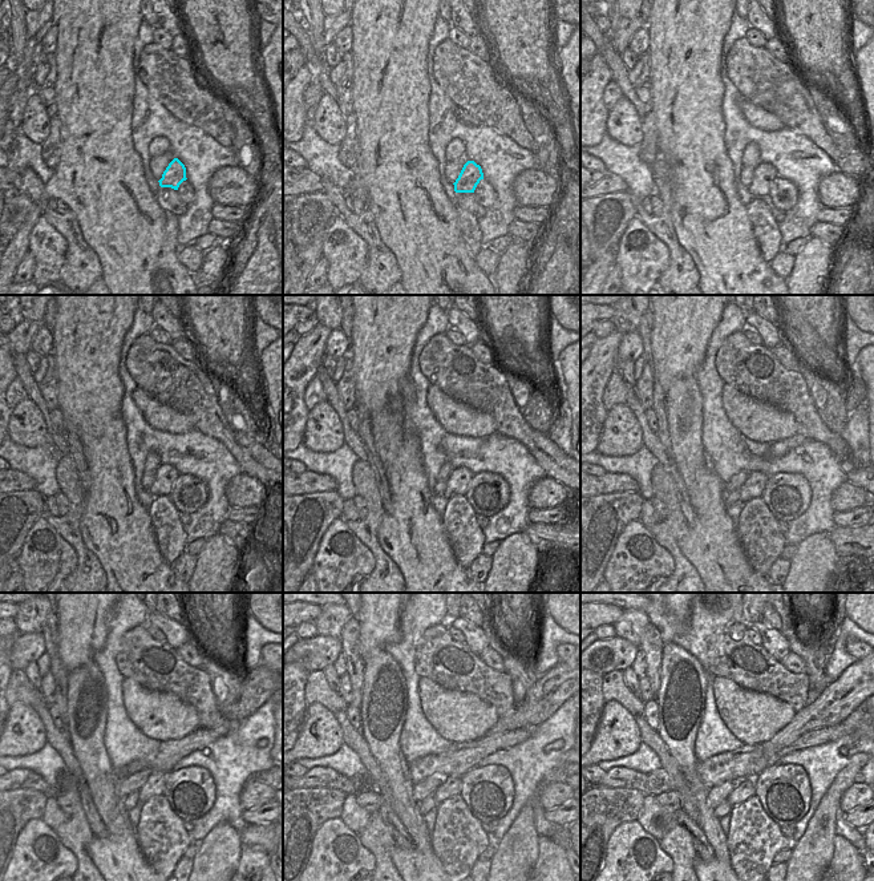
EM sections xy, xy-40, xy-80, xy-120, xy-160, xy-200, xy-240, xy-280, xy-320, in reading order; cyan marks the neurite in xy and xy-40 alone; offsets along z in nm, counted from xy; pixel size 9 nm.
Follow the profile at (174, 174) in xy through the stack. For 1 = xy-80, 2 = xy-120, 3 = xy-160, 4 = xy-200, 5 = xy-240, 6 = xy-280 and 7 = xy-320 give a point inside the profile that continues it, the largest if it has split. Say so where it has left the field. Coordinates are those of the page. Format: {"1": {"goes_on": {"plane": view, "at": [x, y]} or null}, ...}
{"1": {"goes_on": {"plane": "xy-80", "at": [764, 174]}}, "2": {"goes_on": {"plane": "xy-120", "at": [165, 476]}}, "3": {"goes_on": {"plane": "xy-160", "at": [458, 480]}}, "4": {"goes_on": {"plane": "xy-200", "at": [753, 487]}}, "5": {"goes_on": {"plane": "xy-240", "at": [154, 785]}}, "6": {"goes_on": {"plane": "xy-280", "at": [450, 787]}}, "7": {"goes_on": {"plane": "xy-320", "at": [743, 789]}}}

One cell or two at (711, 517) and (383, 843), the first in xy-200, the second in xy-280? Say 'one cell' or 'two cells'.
two cells

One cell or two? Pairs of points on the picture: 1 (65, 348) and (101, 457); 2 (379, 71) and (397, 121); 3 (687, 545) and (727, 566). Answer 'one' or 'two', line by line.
1: one
2: one
3: one

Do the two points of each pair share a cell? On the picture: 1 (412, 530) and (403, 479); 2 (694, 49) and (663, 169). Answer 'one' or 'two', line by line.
1: one
2: two

